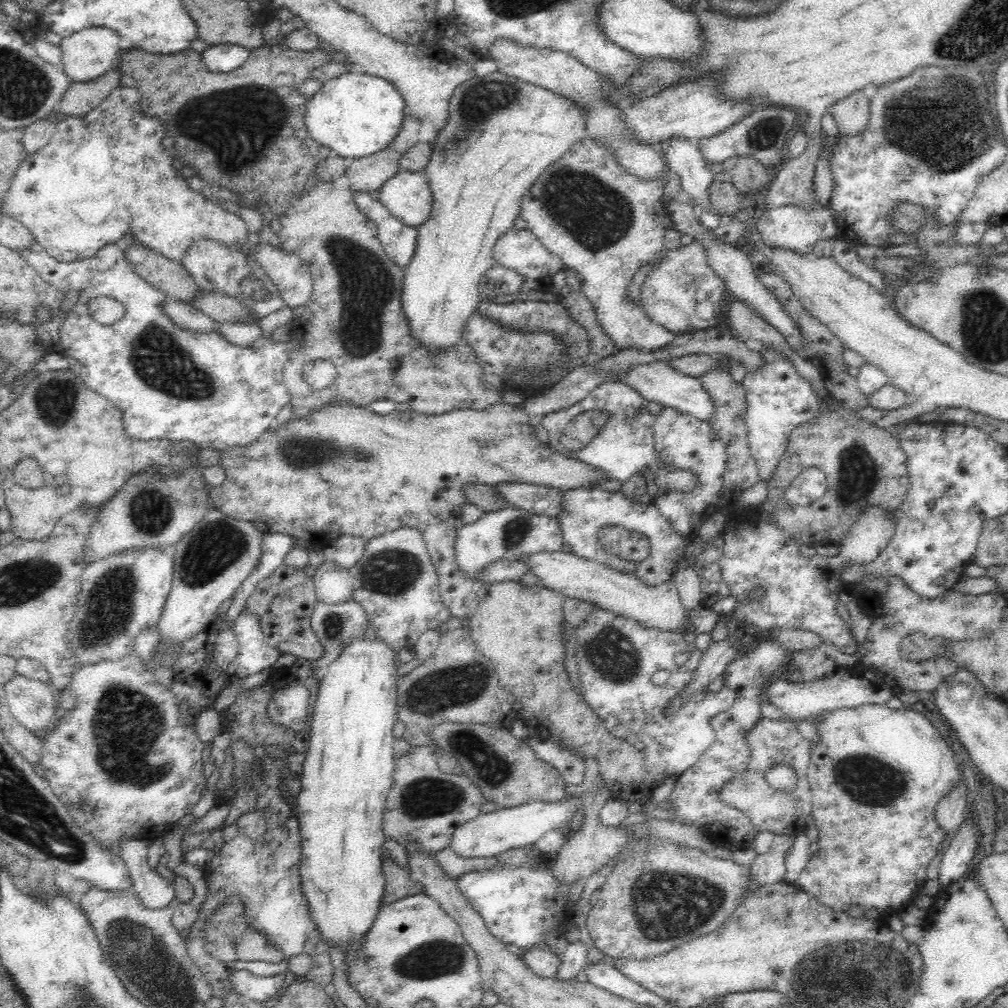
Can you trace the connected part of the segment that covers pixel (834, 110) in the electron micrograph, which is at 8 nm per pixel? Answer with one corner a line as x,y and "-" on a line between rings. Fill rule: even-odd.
864,91
840,99
829,108
838,127
839,136
854,138
860,136
870,124
870,101

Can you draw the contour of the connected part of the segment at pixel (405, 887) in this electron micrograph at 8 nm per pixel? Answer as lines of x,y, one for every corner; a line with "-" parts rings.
391,856
381,859
382,872
384,879
386,879
384,892
382,892
382,898
380,898
382,905
421,892
420,887
410,880
410,875
404,866
394,861

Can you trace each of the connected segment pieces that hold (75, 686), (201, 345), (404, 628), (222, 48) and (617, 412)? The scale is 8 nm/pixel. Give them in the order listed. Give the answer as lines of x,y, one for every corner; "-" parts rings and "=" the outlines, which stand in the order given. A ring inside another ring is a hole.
132,650
126,656
118,656
118,658
108,658
108,660
100,660
94,664
82,664
74,670
71,681
68,684
67,692
75,695
75,706
68,710
59,720
57,726
53,727
50,732
41,736
43,755
41,758
41,767
44,769
43,777
48,781
50,788
54,794
62,801
66,808
69,808
70,814
86,832
89,832
98,844
101,844
106,850
111,850
114,854
118,854
118,840
122,836
130,836
133,834
138,838
147,838
156,826
164,825
169,828
176,824
186,812
190,812
194,805
200,800
200,792
206,784
206,776
203,771
208,771
207,761
203,756
203,745
198,739
198,735
194,733
193,727
182,727
180,725
180,711
177,704
177,698
172,694
170,689
164,685
158,684
154,677
153,671
144,663
144,659
=
35,240
30,248
19,251
39,272
41,279
62,294
78,293
73,310
64,315
59,332
58,350
78,362
76,369
84,384
98,391
121,411
128,436
140,440
168,439
194,442
200,449
222,451
226,447
245,447
272,428
278,412
291,402
291,394
283,377
283,368
290,356
299,351
295,338
276,342
258,338
251,347
230,344
221,333
193,333
180,328
166,314
163,304
170,298
138,276
124,250
115,244
104,244
92,258
80,258
73,263
61,263
47,254
-
95,296
110,296
124,305
124,316
111,325
101,325
88,312
86,304
=
403,527
368,539
363,557
349,571
354,585
352,600
364,608
375,634
396,651
404,647
412,648
424,631
437,628
449,618
450,612
441,600
436,567
417,529
=
236,44
212,45
201,54
201,60
208,70
215,73
225,73
242,67
252,54
252,50
=
624,380
604,381
580,402
576,402
576,404
566,408
560,408
560,410
554,410
554,412
543,416
541,425
549,433
548,445
550,447
565,457
580,460
587,466
600,470
605,476
605,480
616,480
621,484
625,484
635,475
644,477
643,470
648,468
648,471
654,477
654,484
659,490
690,494
690,492
694,492
694,488
698,488
698,477
688,469
672,469
670,465
662,461
655,448
653,435
655,415
649,414
644,409
646,401
637,390
634,390
-
590,410
605,410
612,416
606,421
601,431
584,448
571,451
562,446
561,436
567,424
572,422
574,417
581,412

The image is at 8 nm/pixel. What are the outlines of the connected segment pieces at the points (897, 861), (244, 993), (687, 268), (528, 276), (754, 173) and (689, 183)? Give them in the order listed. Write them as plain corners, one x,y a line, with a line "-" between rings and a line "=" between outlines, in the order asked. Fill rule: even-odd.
865,704
856,708
833,710
814,719
816,730
820,734
820,742
811,744
811,763
807,768
807,779
813,793
811,814
814,815
817,824
819,849
813,853
800,873
797,885
820,904
832,907
834,910
846,912
851,906
861,906
864,910
875,908
885,917
894,913
899,906
904,906
904,902
909,898
914,899
918,888
926,880
926,866
930,860
939,858
946,833
934,821
934,812
940,800
962,782
961,771
958,769
953,751
940,733
926,717
914,710
890,709
885,704
=
236,970
230,976
233,989
244,999
258,1002
270,1002
270,999
280,994
285,984
285,974
274,974
274,976
255,976
248,970
=
694,239
688,245
668,250
658,263
652,267
641,288
639,304
649,318
661,324
666,330
677,334
714,327
720,318
720,310
722,310
720,298
724,296
726,286
710,267
701,240
-
700,302
708,302
713,306
713,316
709,319
698,316
696,306
=
514,228
502,233
494,245
493,257
497,265
516,271
524,279
524,283
520,286
518,293
512,297
513,299
548,298
553,285
552,277
566,268
559,256
552,254
527,228
=
750,156
730,157
723,162
738,196
755,196
770,186
776,170
=
673,137
653,145
668,164
669,170
676,173
681,187
691,200
702,209
712,210
708,188
713,173
695,141

